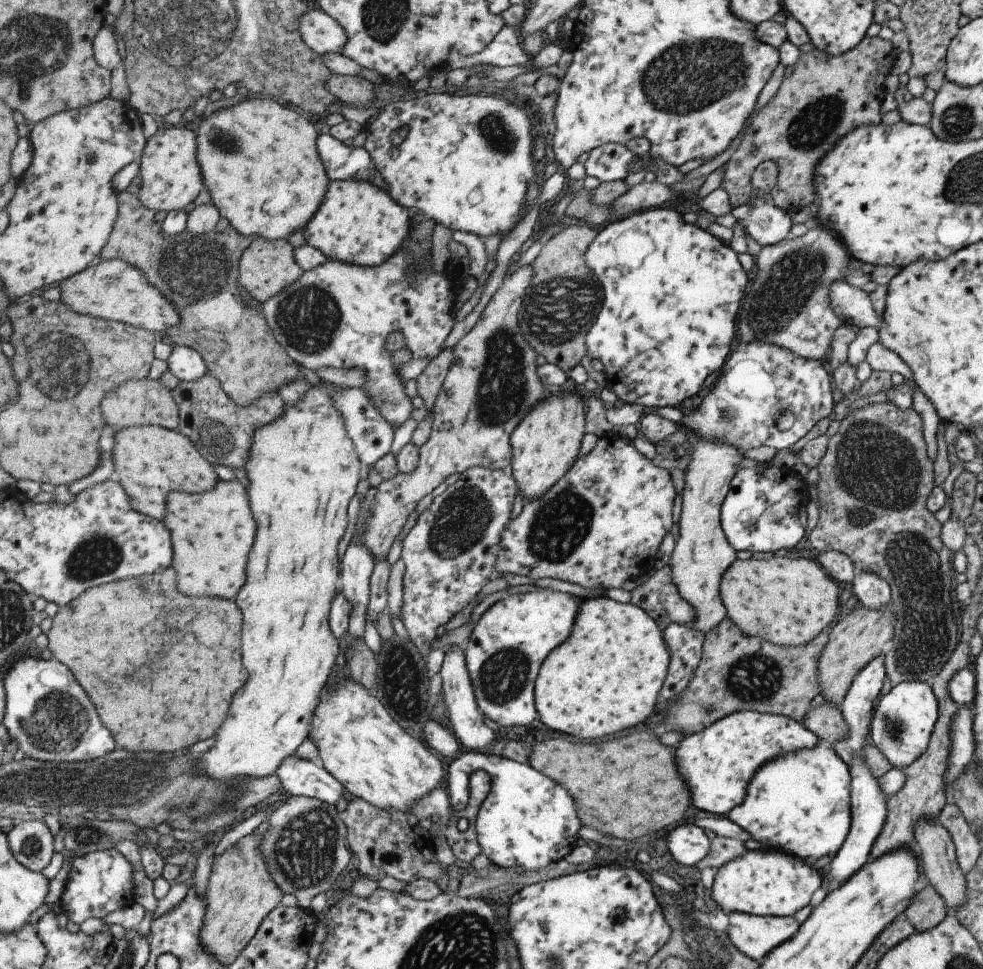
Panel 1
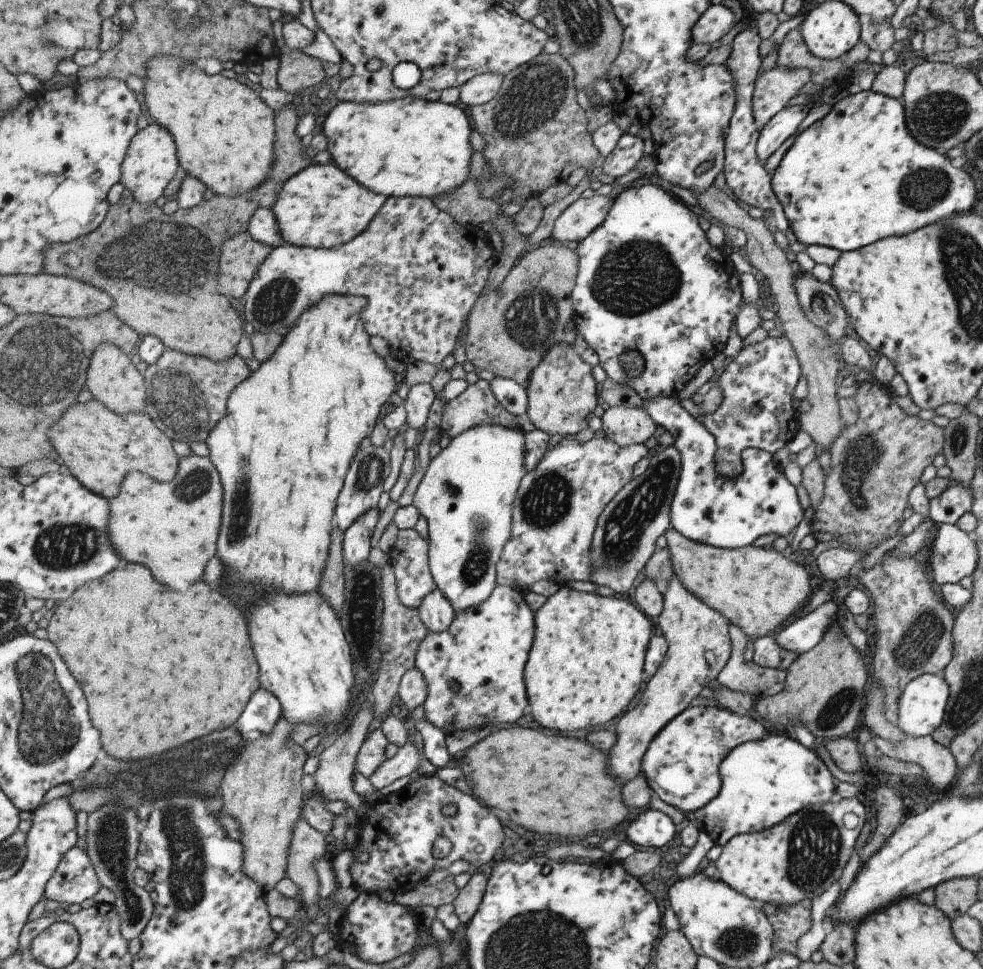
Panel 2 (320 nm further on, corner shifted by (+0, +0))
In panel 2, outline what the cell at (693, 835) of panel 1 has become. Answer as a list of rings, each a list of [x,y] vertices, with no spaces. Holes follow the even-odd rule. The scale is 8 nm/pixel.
[[[647,809],[629,821],[625,831],[629,842],[652,849],[675,843],[678,830],[679,827],[666,814]]]

